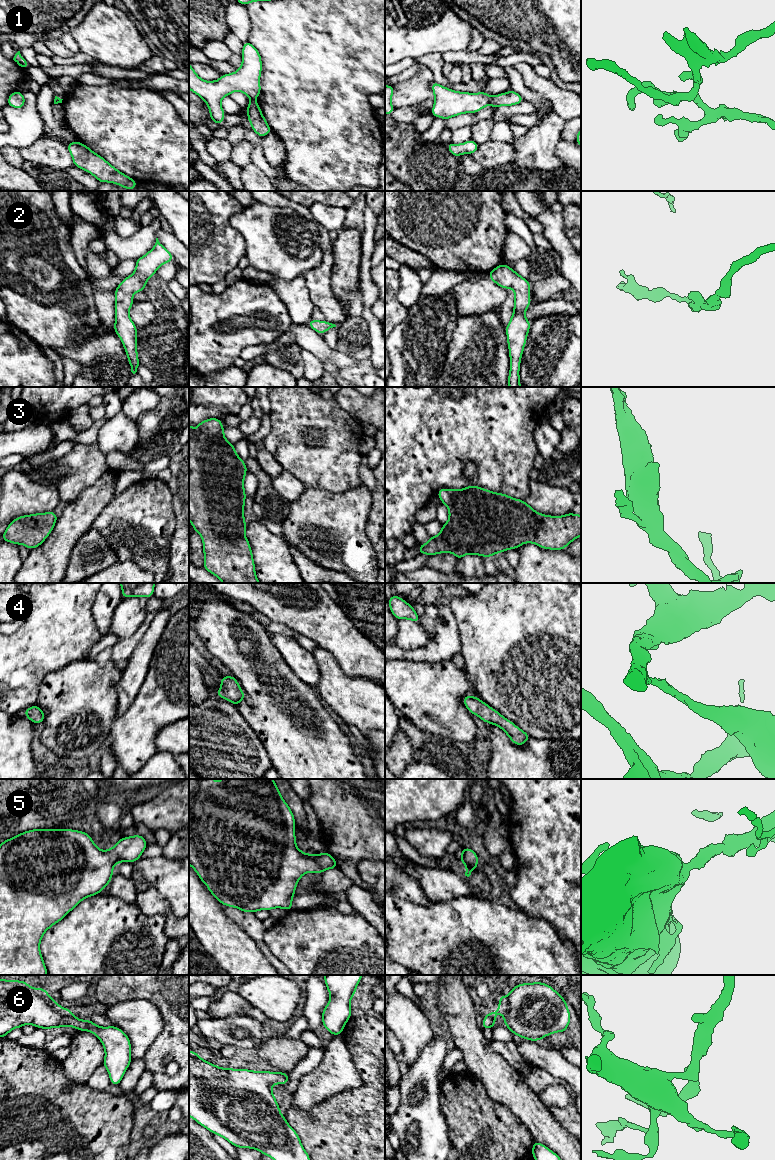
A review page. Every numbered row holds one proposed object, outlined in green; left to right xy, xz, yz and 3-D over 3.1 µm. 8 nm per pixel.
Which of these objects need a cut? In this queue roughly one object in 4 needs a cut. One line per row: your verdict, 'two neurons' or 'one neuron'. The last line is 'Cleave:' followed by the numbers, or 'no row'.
1: two neurons
2: one neuron
3: one neuron
4: one neuron
5: one neuron
6: one neuron
Cleave: 1

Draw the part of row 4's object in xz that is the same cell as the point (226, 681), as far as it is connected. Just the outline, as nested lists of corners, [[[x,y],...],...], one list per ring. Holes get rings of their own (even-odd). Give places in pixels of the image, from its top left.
[[[221,676],[221,689],[215,690],[218,697],[230,701],[236,707],[244,700],[245,694],[238,685],[238,680],[231,676]]]

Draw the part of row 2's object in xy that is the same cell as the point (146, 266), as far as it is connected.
[[[156,238],[155,246],[144,256],[138,258],[133,274],[123,279],[115,292],[115,324],[114,332],[124,346],[131,372],[135,374],[140,366],[137,354],[137,326],[129,317],[129,310],[134,303],[132,295],[143,292],[146,282],[165,263],[174,261],[172,254]]]

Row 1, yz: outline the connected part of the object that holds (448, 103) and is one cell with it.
[[[436,81],[431,83],[434,106],[431,115],[448,120],[464,113],[477,113],[490,104],[490,96],[485,92],[468,93],[448,89]]]

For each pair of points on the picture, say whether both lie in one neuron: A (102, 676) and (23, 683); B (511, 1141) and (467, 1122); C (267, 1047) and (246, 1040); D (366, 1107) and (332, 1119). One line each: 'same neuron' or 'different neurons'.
A: different neurons
B: same neuron
C: different neurons
D: same neuron

